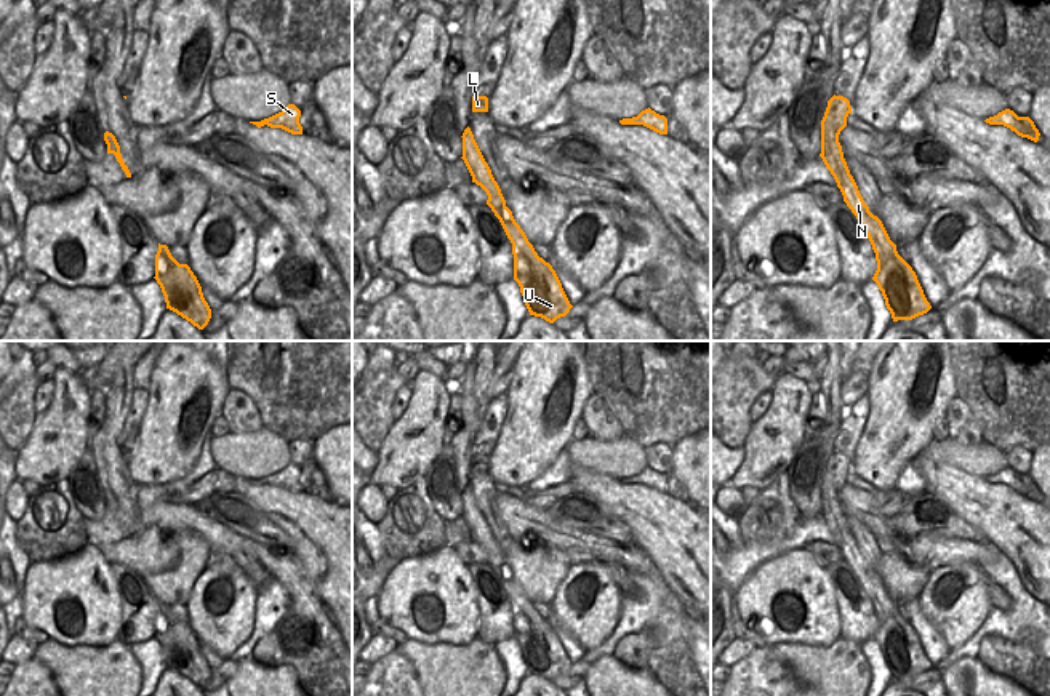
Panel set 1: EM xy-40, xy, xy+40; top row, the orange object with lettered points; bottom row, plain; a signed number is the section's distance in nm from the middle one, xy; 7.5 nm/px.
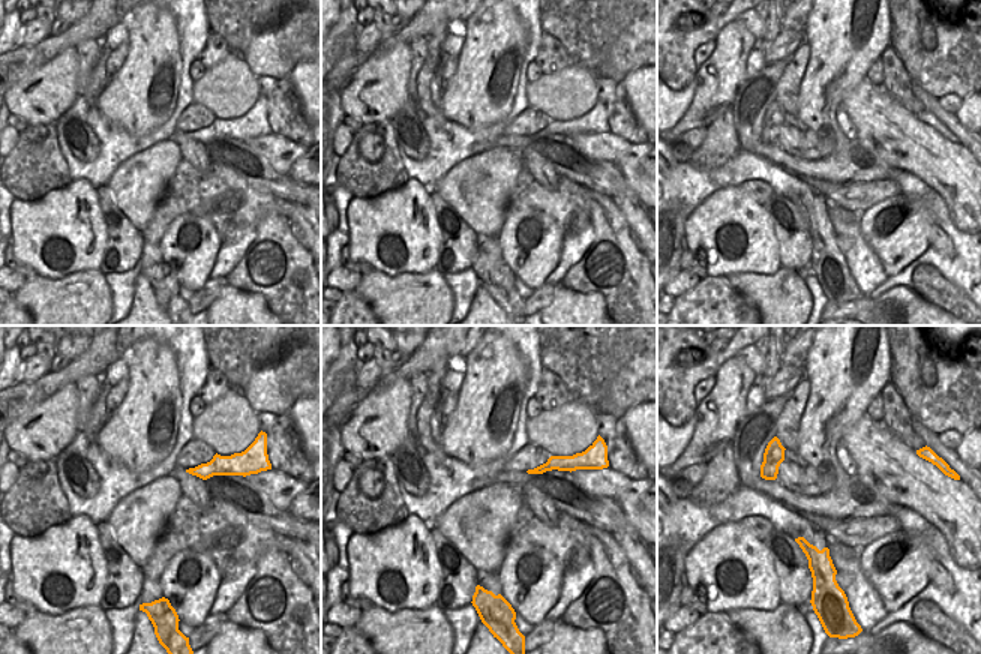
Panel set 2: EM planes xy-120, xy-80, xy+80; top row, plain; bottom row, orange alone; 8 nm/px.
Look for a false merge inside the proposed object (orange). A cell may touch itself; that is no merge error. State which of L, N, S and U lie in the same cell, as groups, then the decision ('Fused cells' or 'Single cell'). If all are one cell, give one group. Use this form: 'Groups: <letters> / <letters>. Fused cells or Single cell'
Groups: L / N S U. Fused cells.

